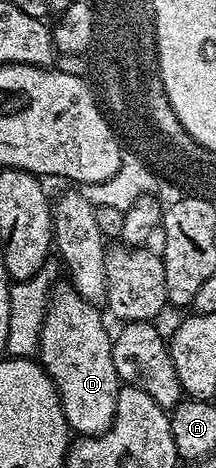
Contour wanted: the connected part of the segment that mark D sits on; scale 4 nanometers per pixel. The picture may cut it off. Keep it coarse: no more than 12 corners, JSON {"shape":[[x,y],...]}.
{"shape":[[71,286],[49,298],[39,362],[70,429],[101,436],[119,381],[111,332]]}

